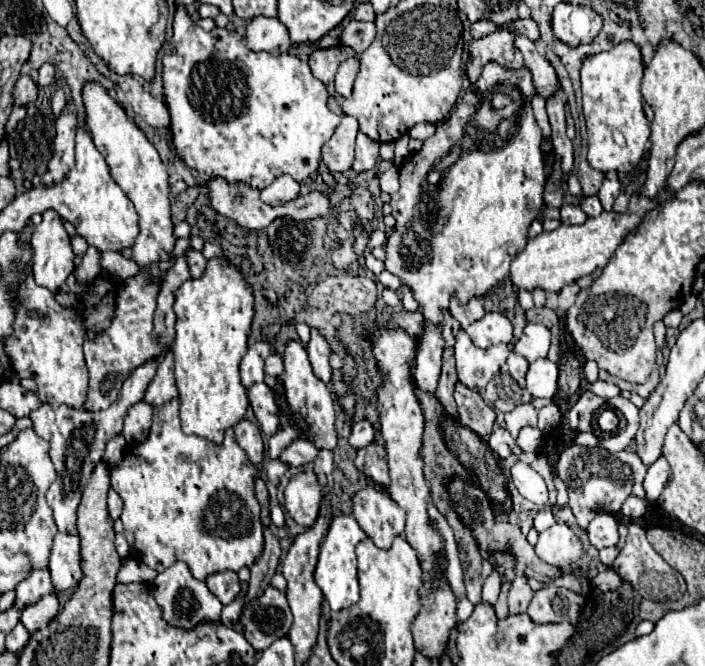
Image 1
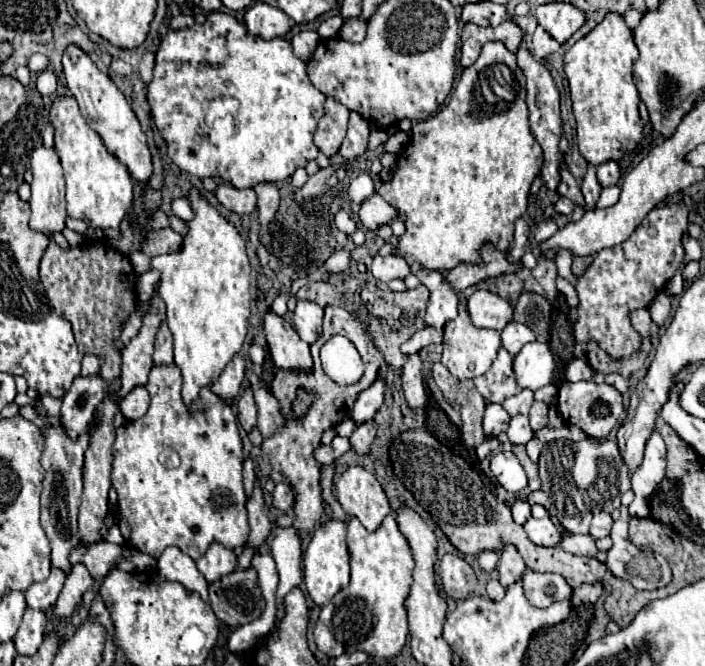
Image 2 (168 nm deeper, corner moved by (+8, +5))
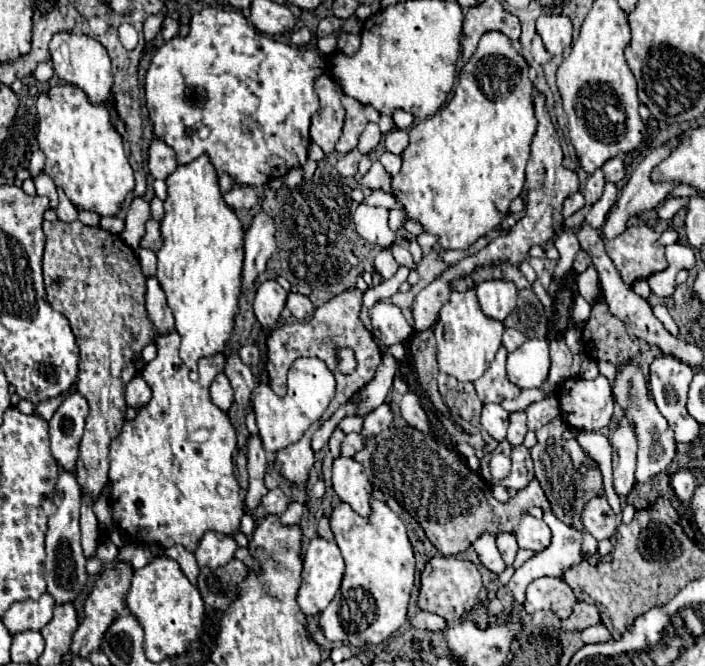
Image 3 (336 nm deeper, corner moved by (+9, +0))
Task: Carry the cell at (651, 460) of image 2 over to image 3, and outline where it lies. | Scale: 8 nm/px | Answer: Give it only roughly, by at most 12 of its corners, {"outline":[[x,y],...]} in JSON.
{"outline":[[639,368],[617,370],[613,396],[635,424],[635,482],[661,474],[675,456],[675,438]]}

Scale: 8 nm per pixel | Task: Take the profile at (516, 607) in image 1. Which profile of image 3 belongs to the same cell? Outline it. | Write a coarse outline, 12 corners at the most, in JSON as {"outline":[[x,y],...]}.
{"outline":[[499,534],[497,548],[505,564],[511,566],[517,554],[513,534]]}

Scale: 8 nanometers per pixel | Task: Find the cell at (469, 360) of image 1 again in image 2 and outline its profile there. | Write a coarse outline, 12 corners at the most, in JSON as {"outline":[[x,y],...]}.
{"outline":[[464,301],[444,325],[442,363],[458,379],[484,375],[500,333],[478,329]]}

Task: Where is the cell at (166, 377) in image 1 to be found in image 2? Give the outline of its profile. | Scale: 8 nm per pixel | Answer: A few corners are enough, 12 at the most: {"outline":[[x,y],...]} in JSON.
{"outline":[[160,323],[154,343],[154,363],[168,365],[172,355],[172,333]]}

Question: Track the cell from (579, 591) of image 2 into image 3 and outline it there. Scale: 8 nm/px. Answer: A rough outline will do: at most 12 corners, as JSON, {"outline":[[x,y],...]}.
{"outline":[[579,600],[561,626],[583,630],[599,624],[597,606]]}

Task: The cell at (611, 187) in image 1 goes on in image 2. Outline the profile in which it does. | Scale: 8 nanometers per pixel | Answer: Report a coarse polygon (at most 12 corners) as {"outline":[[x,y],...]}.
{"outline":[[616,161],[598,167],[602,187],[616,185],[620,167]]}

